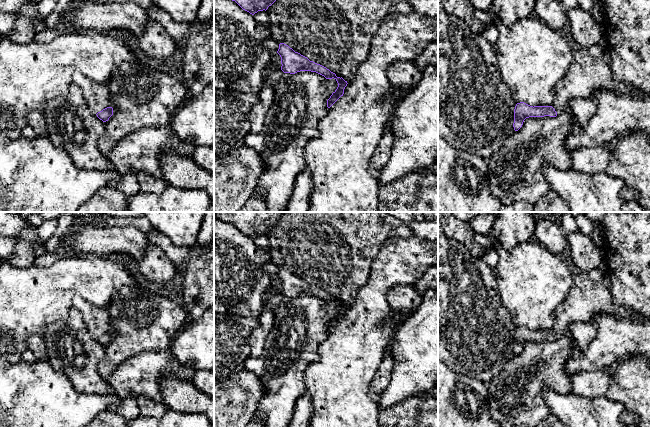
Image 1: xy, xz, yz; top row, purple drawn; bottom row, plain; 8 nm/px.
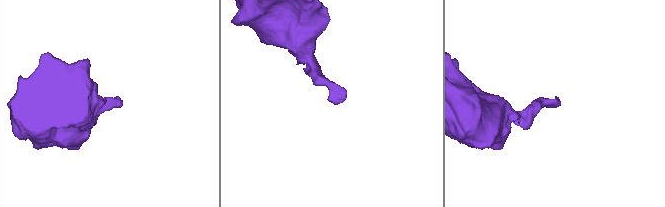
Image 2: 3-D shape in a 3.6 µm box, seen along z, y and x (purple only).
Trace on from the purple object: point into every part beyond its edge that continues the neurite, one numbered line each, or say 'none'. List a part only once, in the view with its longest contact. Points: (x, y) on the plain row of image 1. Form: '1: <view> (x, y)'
1: xy (97, 320)

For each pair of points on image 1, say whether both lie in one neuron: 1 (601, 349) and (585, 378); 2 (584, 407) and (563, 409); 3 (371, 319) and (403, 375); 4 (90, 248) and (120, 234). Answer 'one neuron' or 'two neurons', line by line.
1: two neurons
2: one neuron
3: two neurons
4: one neuron

